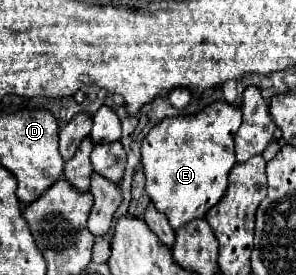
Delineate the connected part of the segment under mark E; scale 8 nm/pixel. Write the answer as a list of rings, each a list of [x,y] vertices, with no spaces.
[[[215,102],[193,116],[177,116],[167,118],[161,124],[153,126],[153,130],[145,136],[141,144],[141,164],[145,172],[145,190],[159,212],[163,212],[173,230],[185,226],[195,218],[205,218],[209,208],[213,208],[229,186],[229,172],[235,166],[235,148],[233,138],[241,126],[241,110],[233,108],[227,102]]]

